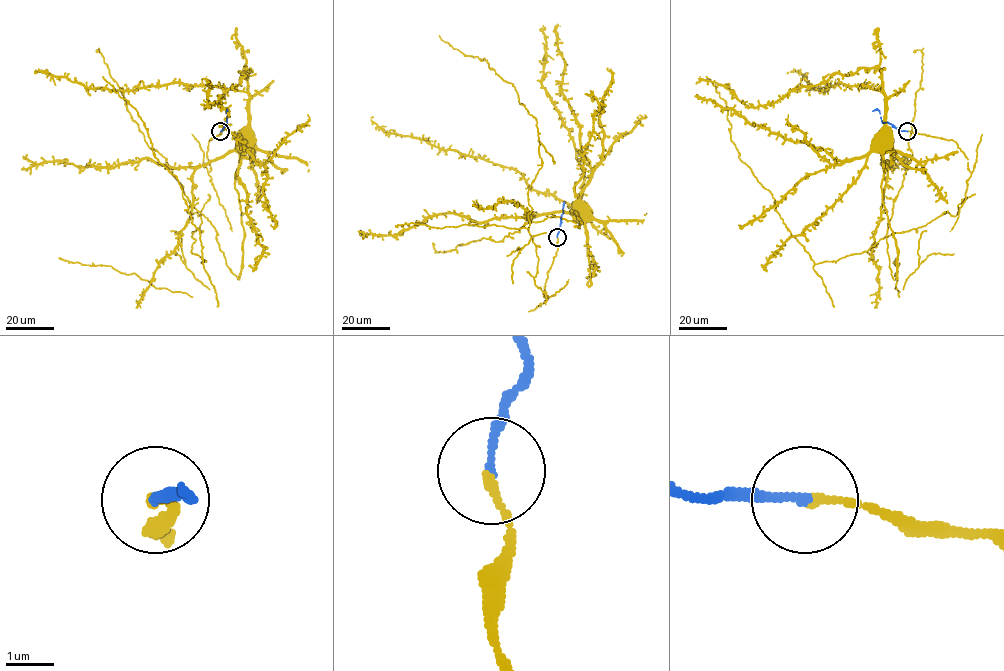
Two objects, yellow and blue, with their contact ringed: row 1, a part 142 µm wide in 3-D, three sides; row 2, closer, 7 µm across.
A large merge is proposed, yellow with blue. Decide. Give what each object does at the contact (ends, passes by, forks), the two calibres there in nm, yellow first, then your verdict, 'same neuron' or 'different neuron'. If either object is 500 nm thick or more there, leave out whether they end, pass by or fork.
yellow ends there; blue ends there; 170 nm thick on the yellow side, 180 nm on the other; same neuron

